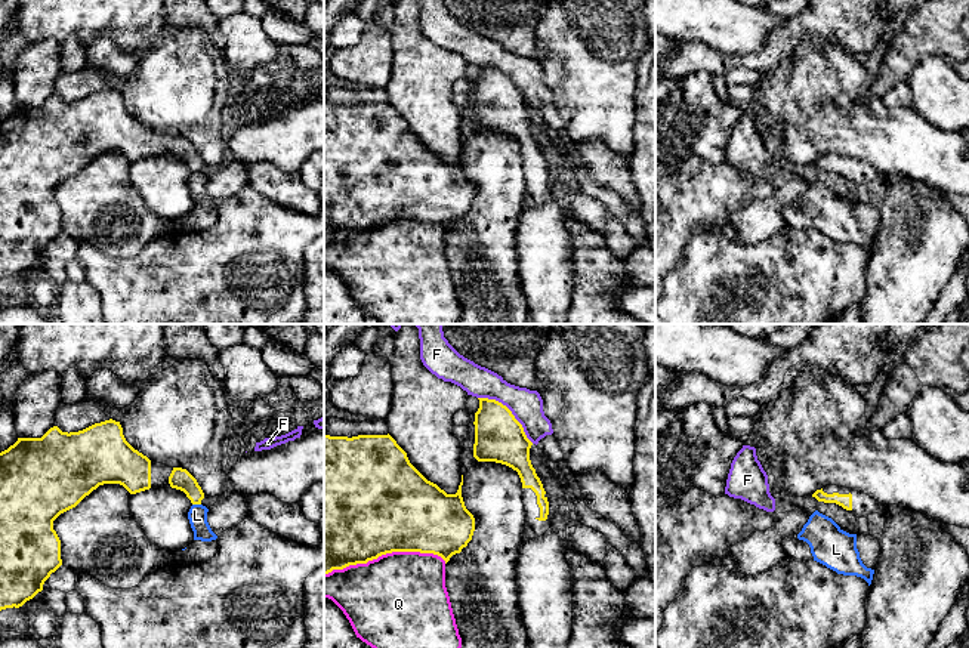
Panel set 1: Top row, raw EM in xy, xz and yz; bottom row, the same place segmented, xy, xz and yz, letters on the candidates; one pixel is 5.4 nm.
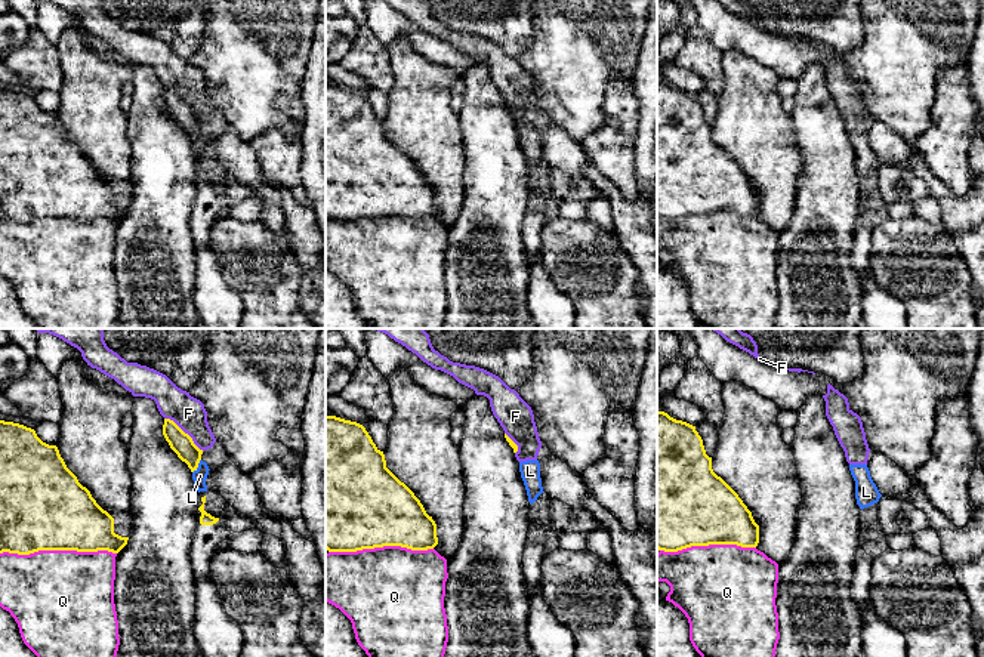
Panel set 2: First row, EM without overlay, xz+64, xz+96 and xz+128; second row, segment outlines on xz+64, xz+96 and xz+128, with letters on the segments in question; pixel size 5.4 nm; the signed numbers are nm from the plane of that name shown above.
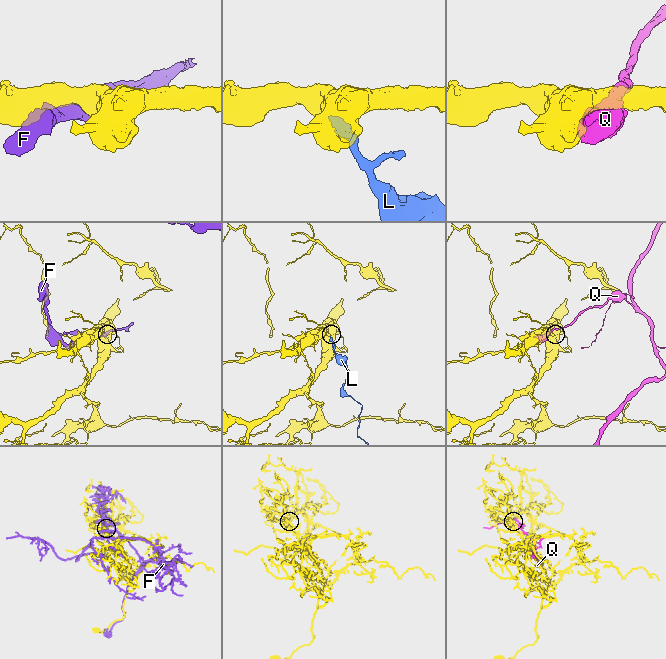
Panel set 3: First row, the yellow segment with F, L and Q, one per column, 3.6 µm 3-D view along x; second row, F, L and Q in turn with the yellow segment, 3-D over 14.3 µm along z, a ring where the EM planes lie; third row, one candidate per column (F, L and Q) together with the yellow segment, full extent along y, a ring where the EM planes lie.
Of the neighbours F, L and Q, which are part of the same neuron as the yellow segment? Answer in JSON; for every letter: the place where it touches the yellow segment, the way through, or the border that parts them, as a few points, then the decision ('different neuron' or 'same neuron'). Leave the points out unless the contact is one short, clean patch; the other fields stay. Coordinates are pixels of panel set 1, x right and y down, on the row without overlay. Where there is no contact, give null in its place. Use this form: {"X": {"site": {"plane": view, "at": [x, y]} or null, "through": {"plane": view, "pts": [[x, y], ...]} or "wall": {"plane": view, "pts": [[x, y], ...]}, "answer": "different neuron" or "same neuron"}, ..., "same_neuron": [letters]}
{"F": {"site": {"plane": "xz", "at": [511, 80]}, "answer": "different neuron"}, "L": {"site": {"plane": "xy", "at": [197, 172]}, "wall": {"plane": "xy", "pts": [[193, 172], [200, 173]]}, "answer": "different neuron"}, "Q": {"site": {"plane": "xz", "at": [385, 222]}, "answer": "different neuron"}, "same_neuron": []}

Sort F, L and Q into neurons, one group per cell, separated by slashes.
F L / Q

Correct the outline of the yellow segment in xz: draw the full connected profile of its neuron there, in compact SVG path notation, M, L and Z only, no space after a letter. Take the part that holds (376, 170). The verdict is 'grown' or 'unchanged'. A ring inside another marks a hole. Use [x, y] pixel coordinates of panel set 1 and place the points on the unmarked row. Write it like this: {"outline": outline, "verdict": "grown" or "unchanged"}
{"outline": "M324 102L324 243L392 220L433 222L447 232L467 215L475 200L475 186L465 175L462 154L463 144L457 161L447 163L428 149L389 102L352 107Z", "verdict": "unchanged"}

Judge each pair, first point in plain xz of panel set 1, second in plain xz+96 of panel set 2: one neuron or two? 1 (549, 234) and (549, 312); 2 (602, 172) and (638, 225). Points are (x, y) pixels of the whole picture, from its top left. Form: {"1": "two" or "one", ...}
{"1": "one", "2": "two"}

